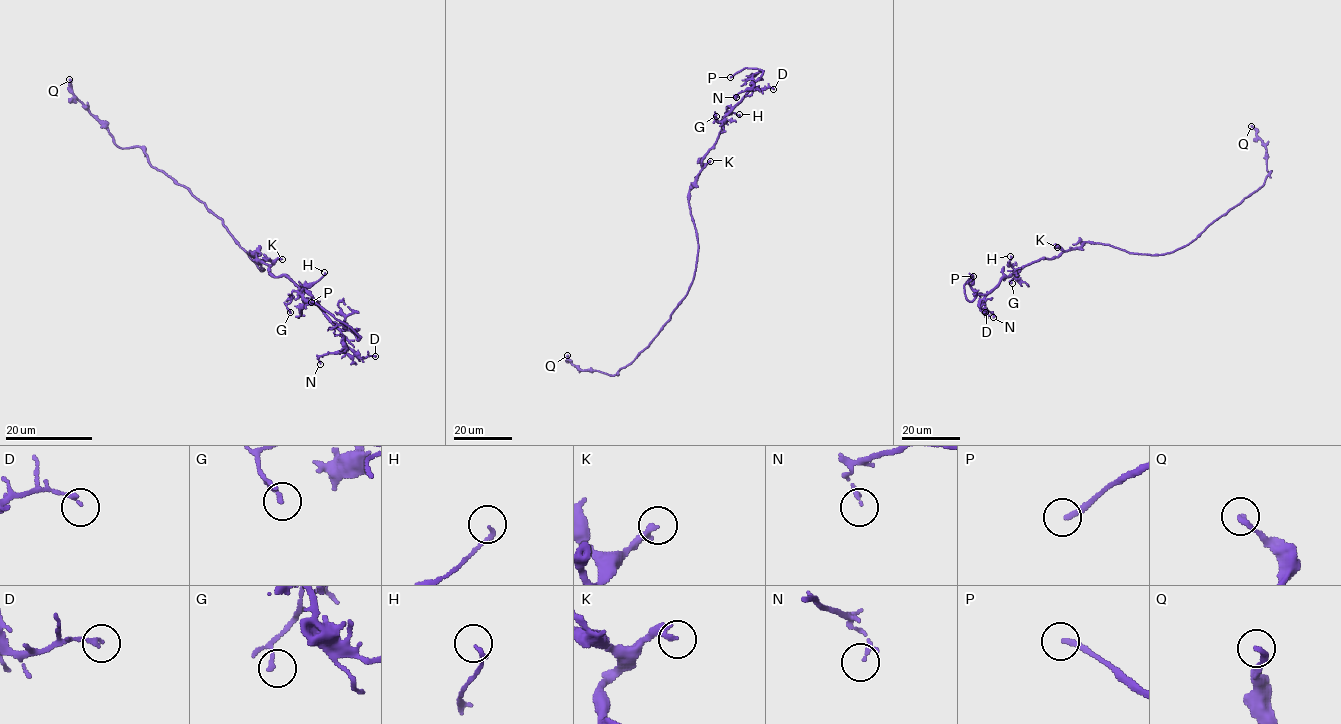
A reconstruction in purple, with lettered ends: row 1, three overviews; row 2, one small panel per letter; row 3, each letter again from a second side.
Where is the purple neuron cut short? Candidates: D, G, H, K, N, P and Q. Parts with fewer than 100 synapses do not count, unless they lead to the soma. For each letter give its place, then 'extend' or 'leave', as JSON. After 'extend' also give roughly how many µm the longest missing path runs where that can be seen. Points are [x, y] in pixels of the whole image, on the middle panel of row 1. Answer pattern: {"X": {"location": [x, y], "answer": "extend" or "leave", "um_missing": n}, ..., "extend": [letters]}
{"D": {"location": [773, 89], "answer": "leave"}, "G": {"location": [716, 116], "answer": "leave"}, "H": {"location": [739, 114], "answer": "leave"}, "K": {"location": [710, 161], "answer": "leave"}, "N": {"location": [736, 97], "answer": "leave"}, "P": {"location": [730, 77], "answer": "extend", "um_missing": 25}, "Q": {"location": [567, 355], "answer": "leave"}, "extend": ["P"]}

